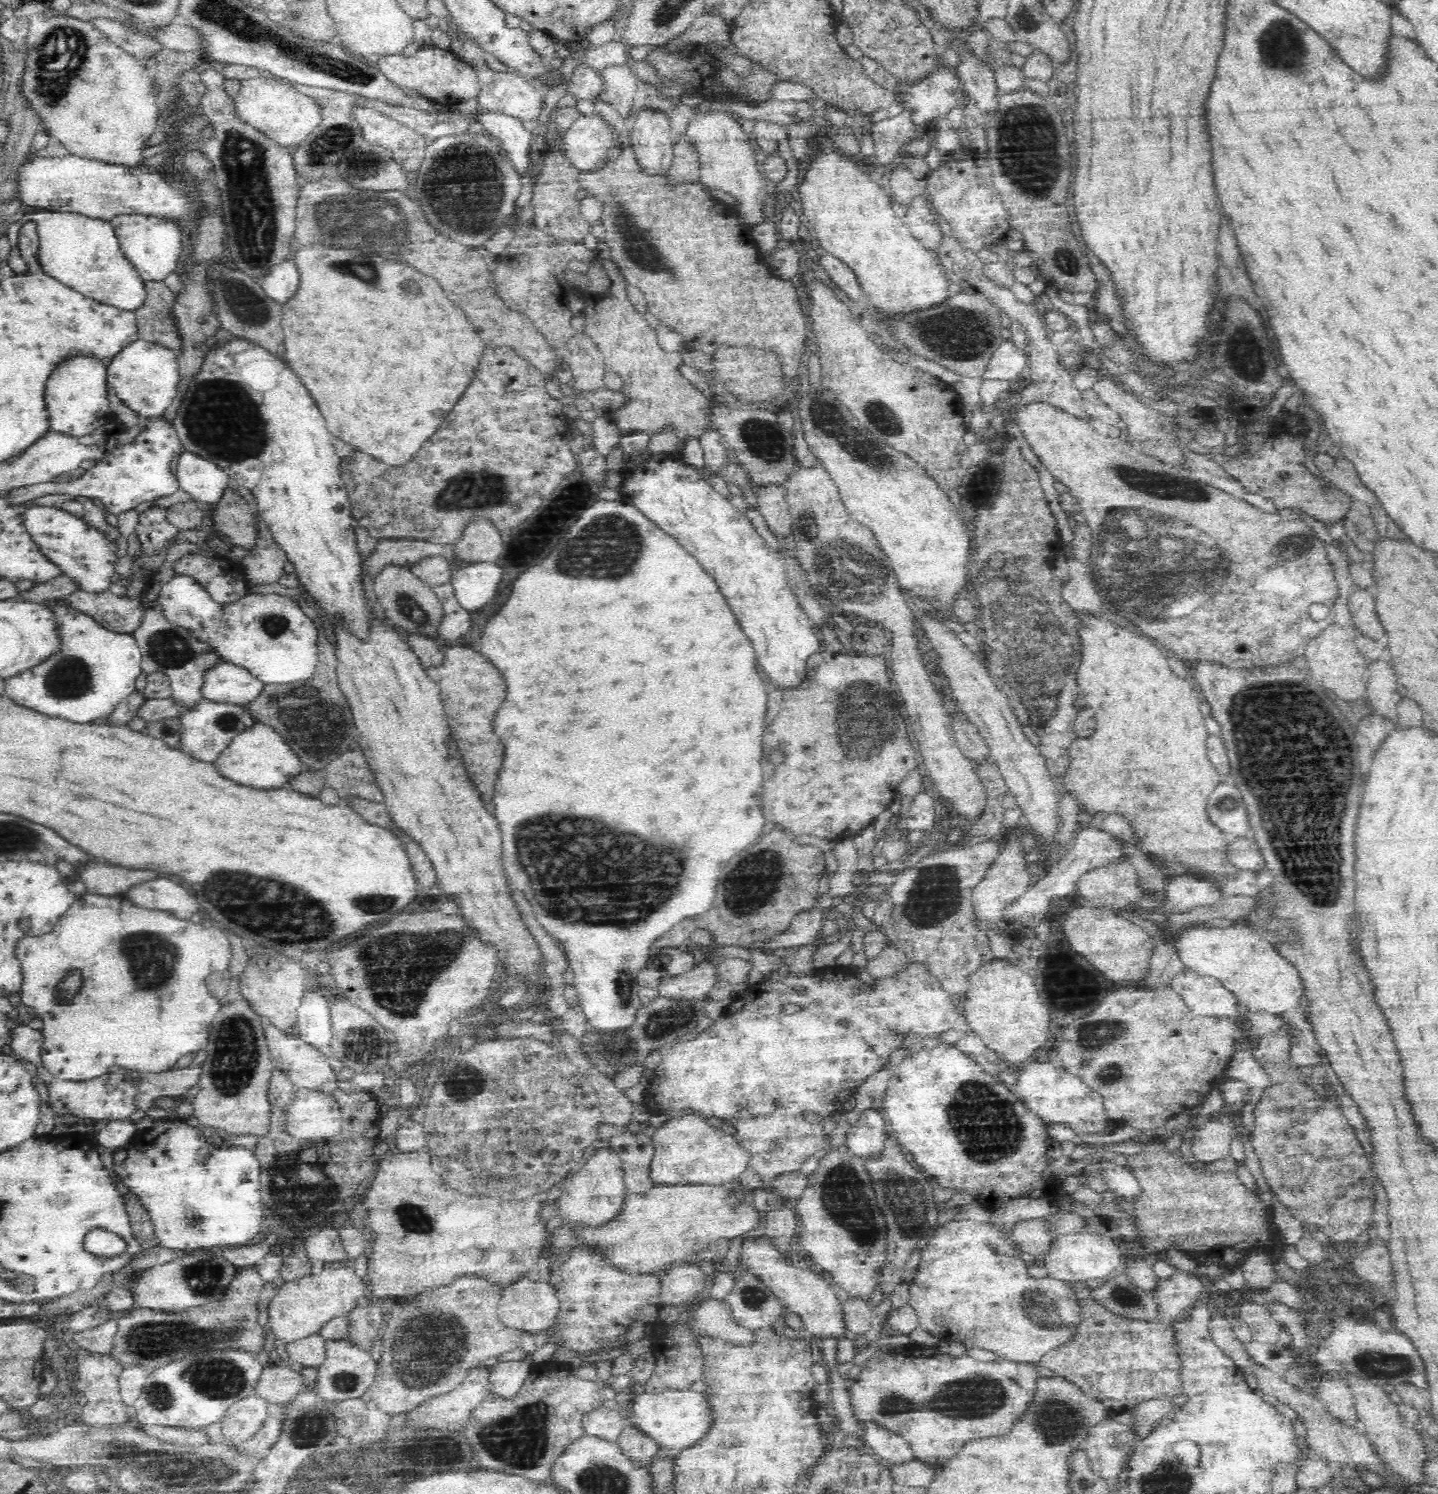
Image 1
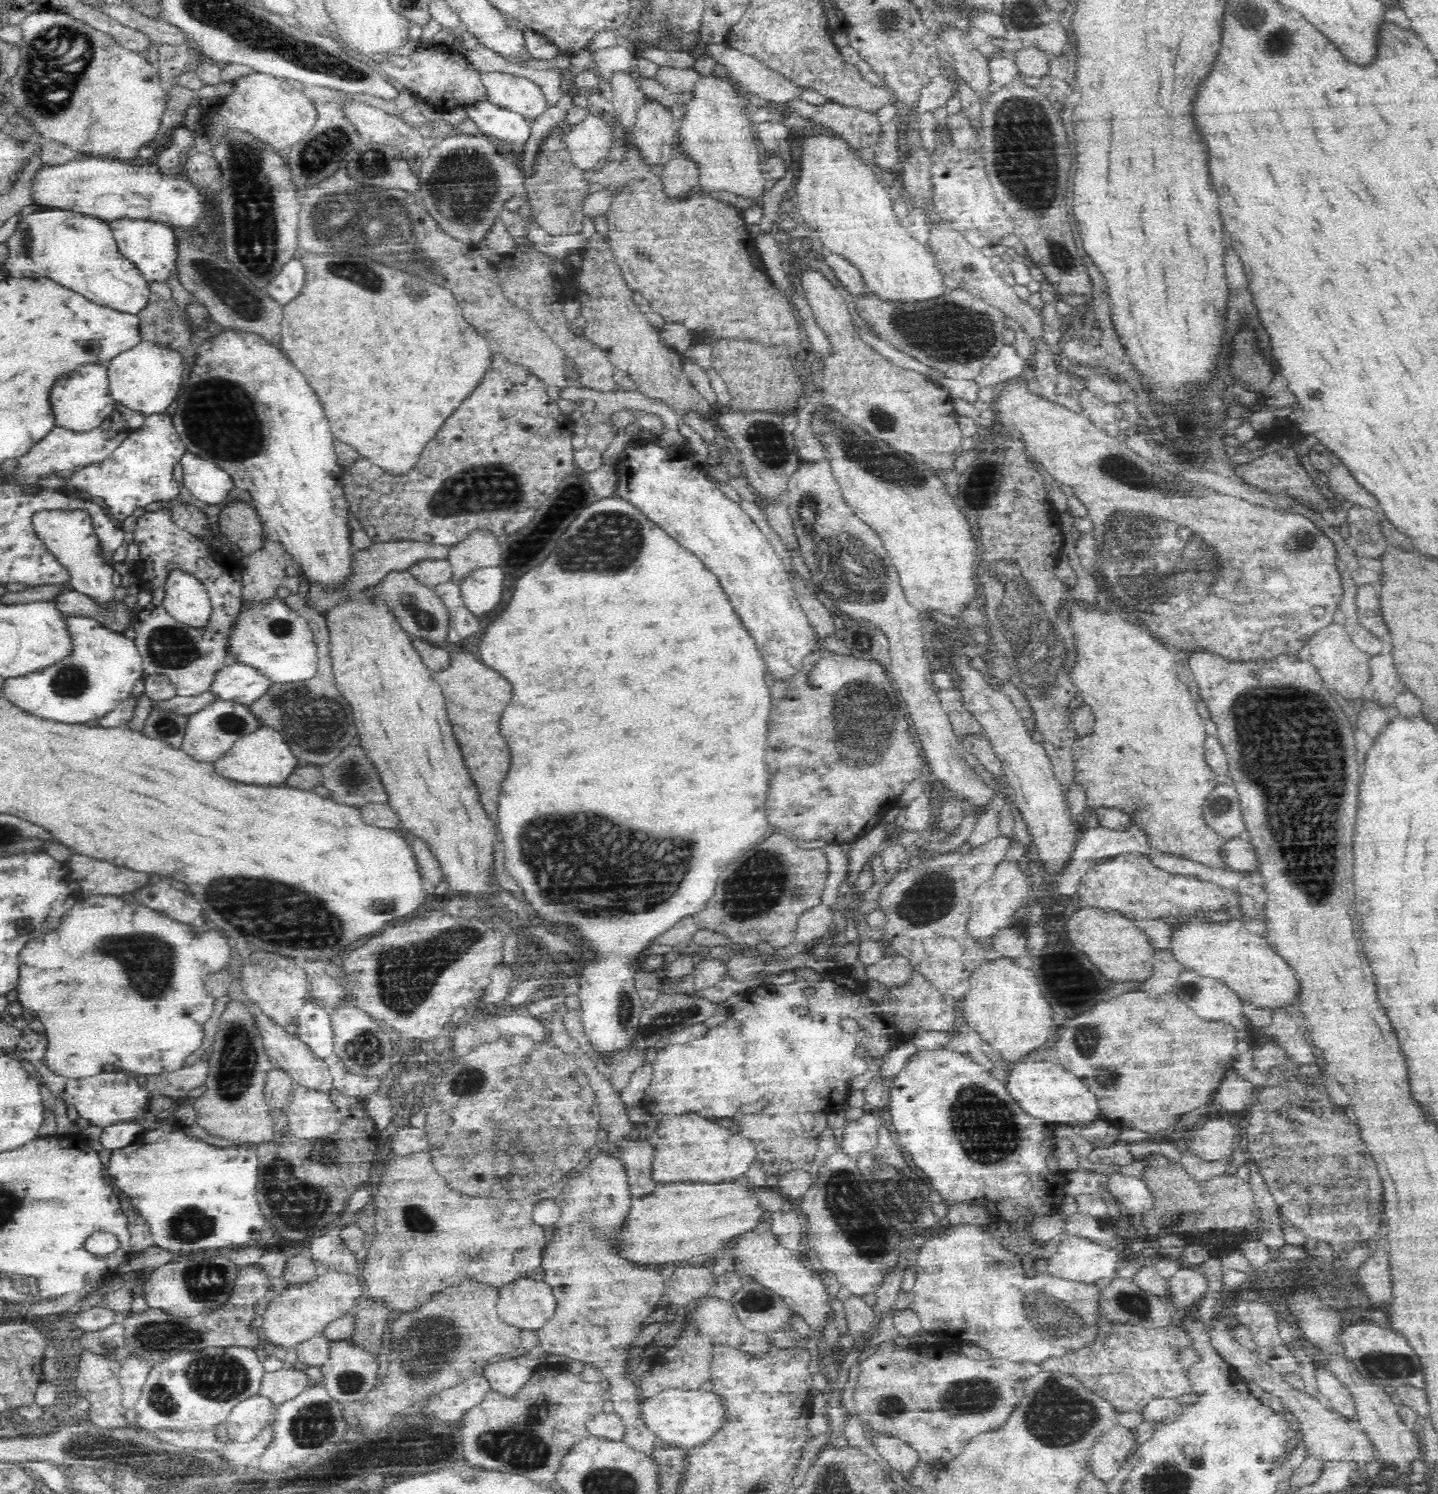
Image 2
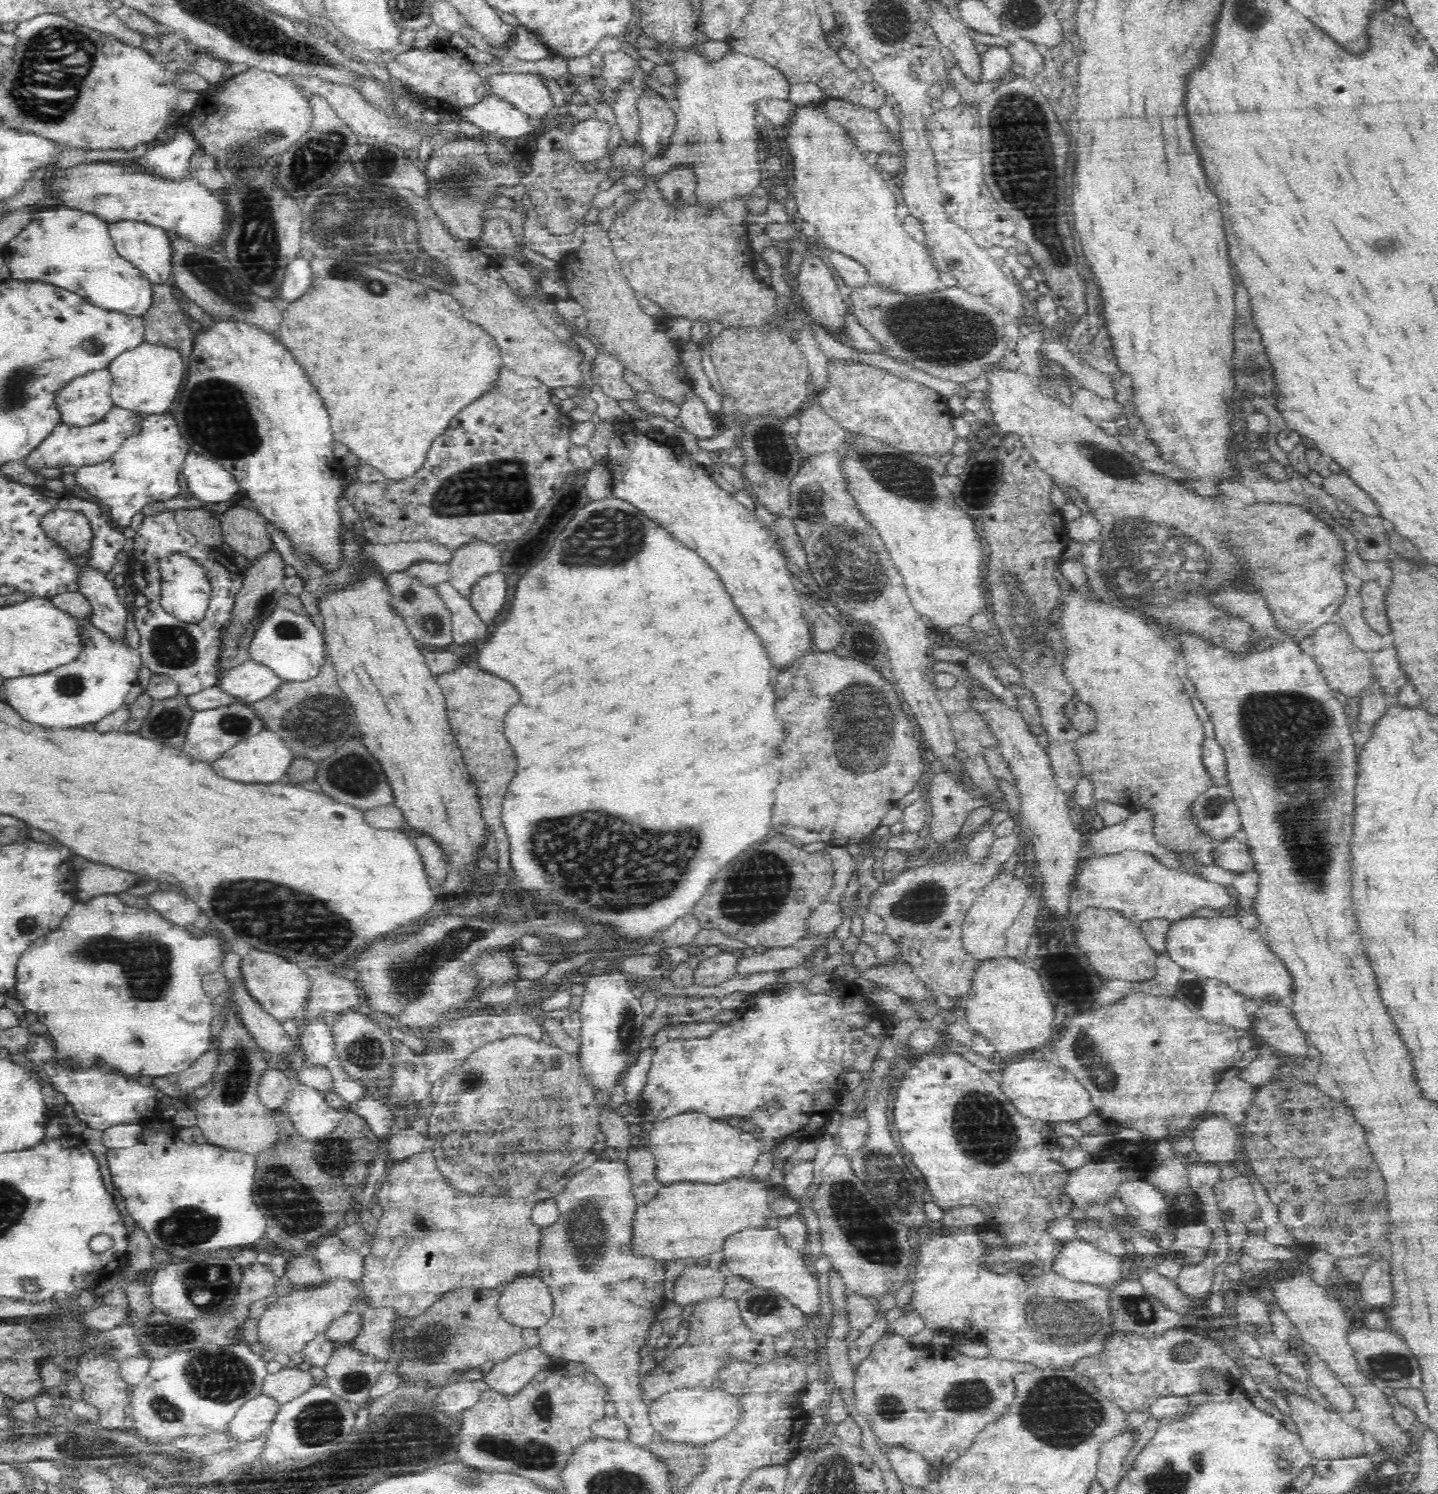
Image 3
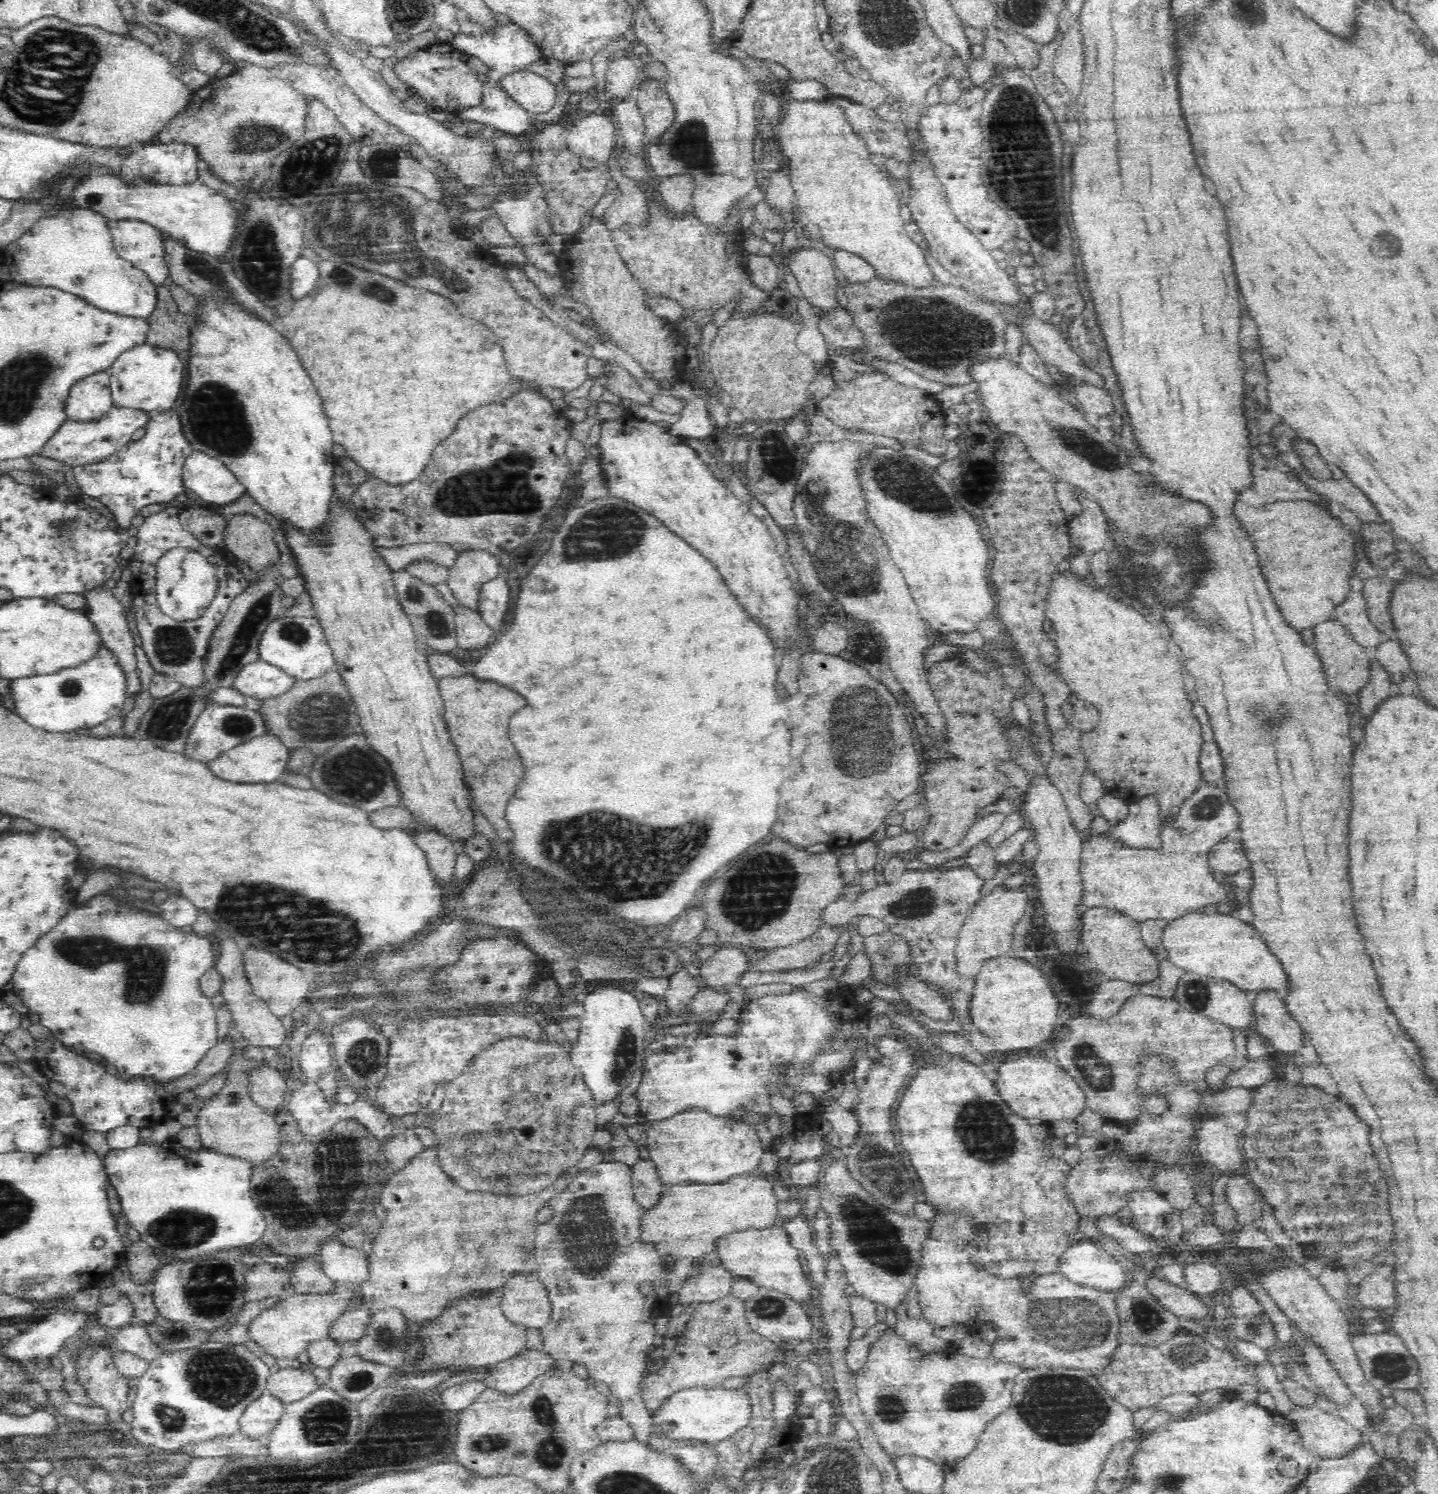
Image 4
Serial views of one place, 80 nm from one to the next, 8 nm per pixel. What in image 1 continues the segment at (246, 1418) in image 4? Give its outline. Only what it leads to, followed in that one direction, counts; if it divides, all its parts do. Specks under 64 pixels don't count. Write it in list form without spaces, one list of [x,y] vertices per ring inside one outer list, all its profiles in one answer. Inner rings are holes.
[[[254,1394],[238,1400],[226,1409],[224,1418],[206,1426],[210,1443],[238,1447],[253,1438],[266,1420],[267,1402]]]

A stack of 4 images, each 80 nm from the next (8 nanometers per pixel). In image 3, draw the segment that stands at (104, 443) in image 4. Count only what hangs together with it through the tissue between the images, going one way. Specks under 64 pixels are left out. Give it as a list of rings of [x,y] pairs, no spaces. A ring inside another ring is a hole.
[[[115,406],[104,416],[103,420],[88,428],[70,427],[68,424],[59,424],[52,432],[32,451],[23,458],[26,470],[44,470],[44,468],[62,468],[73,466],[77,469],[100,464],[108,460],[122,443],[134,434],[136,422],[140,419],[138,412]]]

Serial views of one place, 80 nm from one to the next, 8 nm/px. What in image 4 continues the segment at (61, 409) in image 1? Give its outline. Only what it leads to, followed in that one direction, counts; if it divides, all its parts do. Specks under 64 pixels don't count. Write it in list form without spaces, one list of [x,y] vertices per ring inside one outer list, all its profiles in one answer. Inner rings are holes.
[[[95,372],[75,382],[63,401],[68,420],[78,423],[100,420],[114,406],[111,397],[111,372]]]

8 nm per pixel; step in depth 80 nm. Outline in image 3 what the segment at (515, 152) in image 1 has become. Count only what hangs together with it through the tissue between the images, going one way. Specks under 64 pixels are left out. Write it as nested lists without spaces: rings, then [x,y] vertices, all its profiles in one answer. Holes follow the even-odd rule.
[[[489,91],[482,101],[461,108],[457,114],[494,139],[522,139],[534,129],[534,122],[528,116],[515,110],[511,104],[495,98]]]

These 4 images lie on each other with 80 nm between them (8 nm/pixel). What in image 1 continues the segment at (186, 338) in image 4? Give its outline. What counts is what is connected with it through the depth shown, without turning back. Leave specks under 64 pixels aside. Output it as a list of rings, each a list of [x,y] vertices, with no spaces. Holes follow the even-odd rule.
[[[145,281],[144,288],[146,289],[146,296],[143,303],[133,310],[137,327],[137,338],[158,343],[172,350],[178,350],[179,337],[171,316],[171,306],[175,297],[174,292],[168,289],[164,281]]]

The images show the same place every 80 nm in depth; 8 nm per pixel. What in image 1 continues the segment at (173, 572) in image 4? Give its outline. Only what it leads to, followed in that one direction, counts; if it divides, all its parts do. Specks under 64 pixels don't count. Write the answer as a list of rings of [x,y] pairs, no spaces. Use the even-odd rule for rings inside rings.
[[[178,572],[162,584],[154,601],[158,608],[162,609],[162,617],[167,622],[178,628],[185,628],[196,640],[207,644],[220,662],[245,668],[264,685],[308,680],[318,666],[318,630],[314,621],[304,614],[304,610],[292,596],[246,592],[245,595],[230,601],[230,604],[220,604],[193,576]]]

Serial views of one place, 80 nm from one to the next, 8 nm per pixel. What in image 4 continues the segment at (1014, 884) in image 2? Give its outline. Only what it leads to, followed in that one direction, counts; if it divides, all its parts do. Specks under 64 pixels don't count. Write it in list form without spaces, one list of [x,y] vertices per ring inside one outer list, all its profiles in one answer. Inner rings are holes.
[[[1002,883],[979,898],[970,914],[966,917],[958,936],[957,970],[961,976],[966,976],[974,984],[974,978],[986,963],[986,960],[1006,955],[1012,948],[1012,931],[1014,925],[1022,918],[1024,911],[1030,904],[1030,897],[1020,888],[1006,888]]]

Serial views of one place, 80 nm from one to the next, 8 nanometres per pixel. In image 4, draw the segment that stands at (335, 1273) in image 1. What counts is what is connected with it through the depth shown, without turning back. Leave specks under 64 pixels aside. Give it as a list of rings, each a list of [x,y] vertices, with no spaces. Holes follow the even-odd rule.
[[[334,1288],[325,1293],[296,1293],[279,1301],[261,1312],[248,1325],[248,1336],[260,1347],[262,1353],[271,1354],[276,1359],[295,1359],[307,1350],[308,1345],[320,1337],[329,1336],[329,1328],[346,1310],[354,1307],[358,1290],[351,1288]]]

